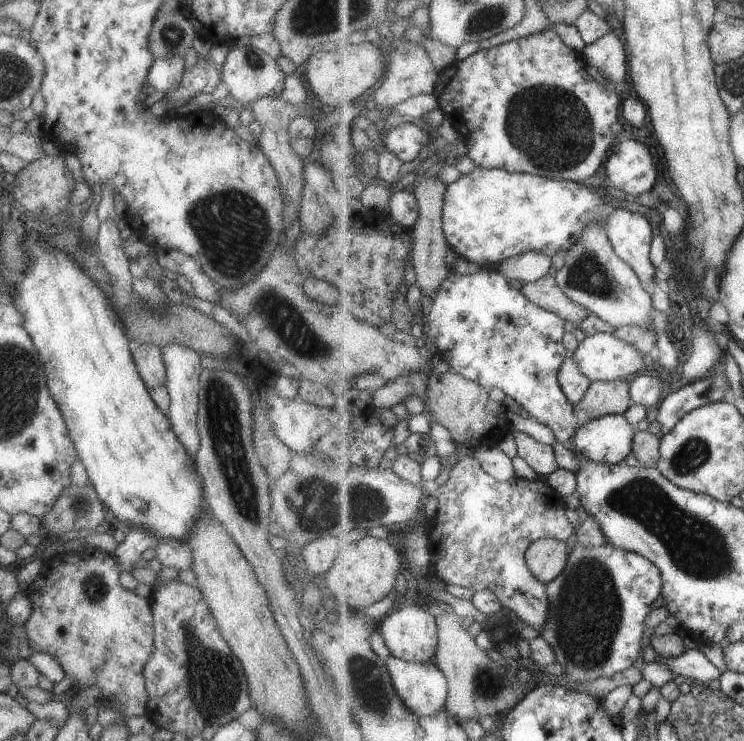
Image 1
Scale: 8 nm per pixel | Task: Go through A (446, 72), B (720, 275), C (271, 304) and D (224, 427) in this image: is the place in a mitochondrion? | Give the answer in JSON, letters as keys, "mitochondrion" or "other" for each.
{"A":"other","B":"other","C":"mitochondrion","D":"mitochondrion"}

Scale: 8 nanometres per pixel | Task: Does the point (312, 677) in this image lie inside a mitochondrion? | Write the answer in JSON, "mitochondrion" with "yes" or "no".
{"mitochondrion":"no"}

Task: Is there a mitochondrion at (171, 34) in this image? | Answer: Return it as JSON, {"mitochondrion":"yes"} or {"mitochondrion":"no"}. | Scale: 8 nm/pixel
{"mitochondrion":"yes"}

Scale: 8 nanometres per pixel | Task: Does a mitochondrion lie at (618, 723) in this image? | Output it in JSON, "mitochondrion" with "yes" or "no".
{"mitochondrion":"no"}

